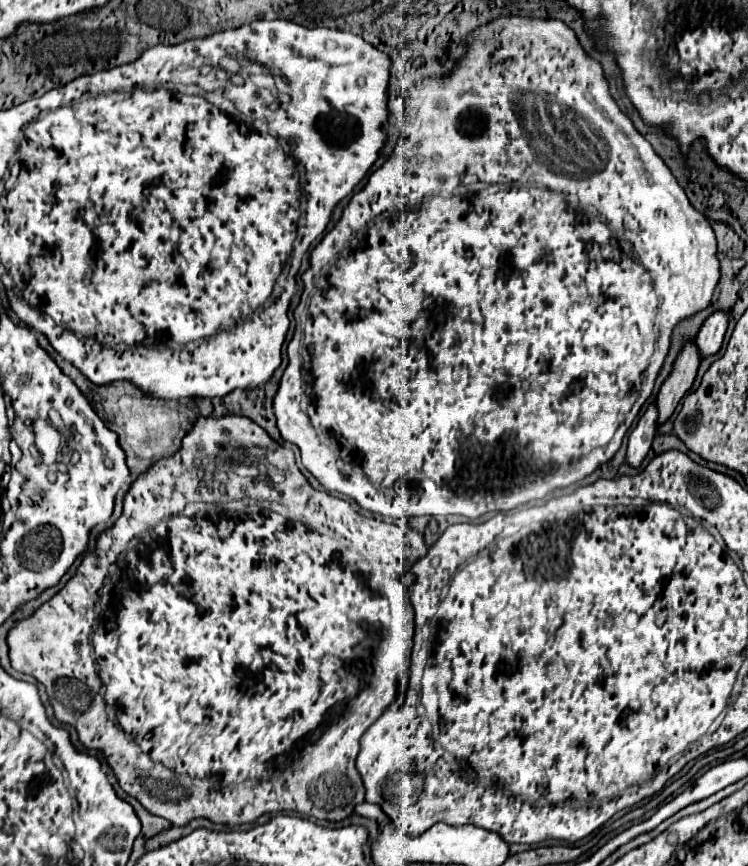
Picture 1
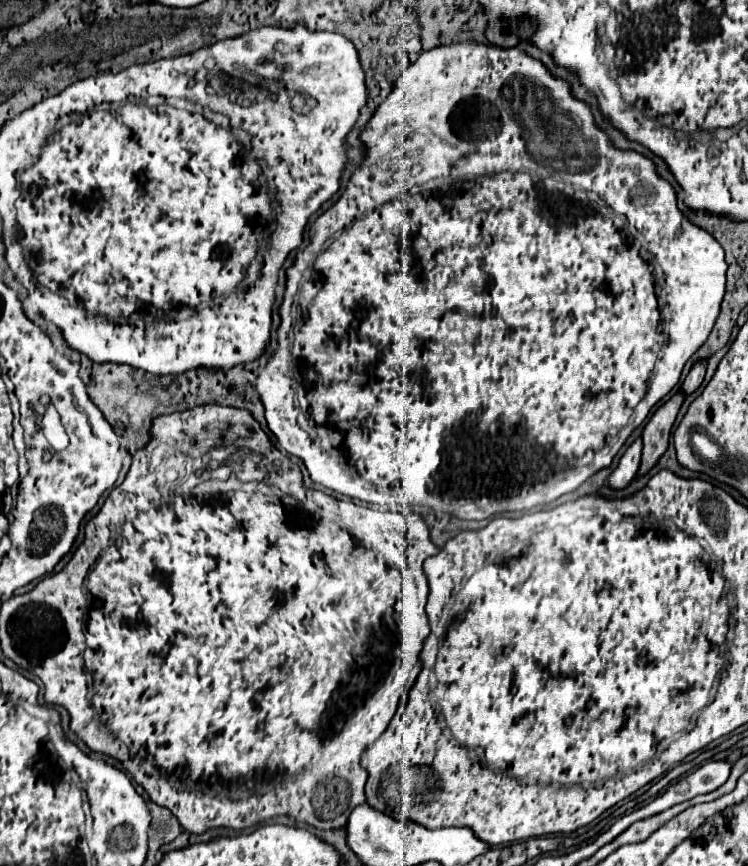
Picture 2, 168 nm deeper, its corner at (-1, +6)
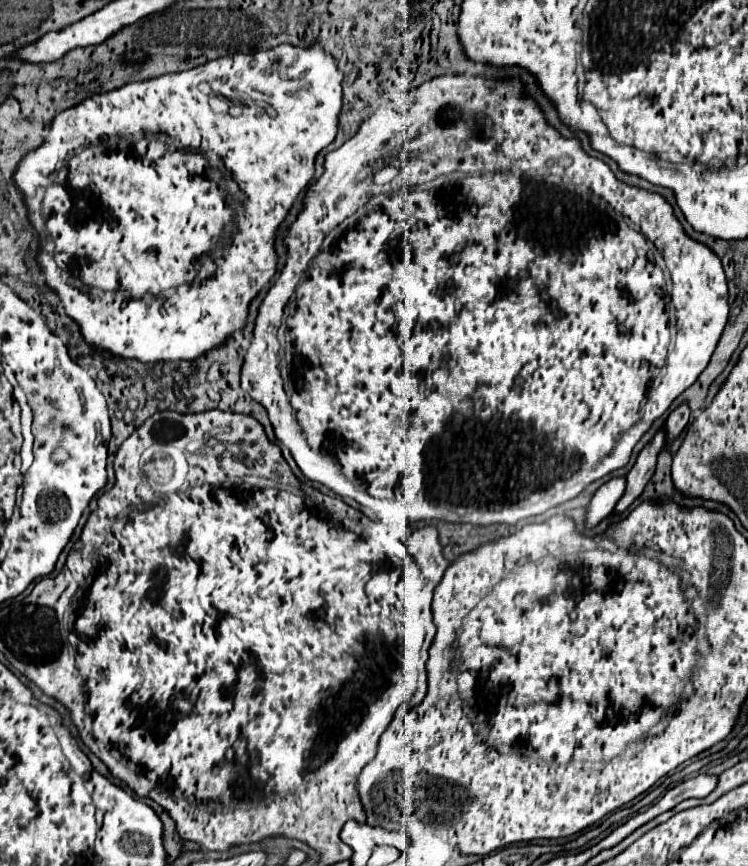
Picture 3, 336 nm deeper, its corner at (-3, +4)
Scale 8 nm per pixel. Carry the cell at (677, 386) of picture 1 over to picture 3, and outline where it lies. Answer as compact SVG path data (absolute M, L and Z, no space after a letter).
M657 432L653 442L649 446L643 448L643 452L639 454L635 466L629 470L627 474L627 488L625 488L625 494L621 496L621 500L617 502L613 514L621 514L625 512L643 492L645 484L649 482L649 478L653 476L655 472L655 462L657 462L657 454L663 450L665 446L665 432Z

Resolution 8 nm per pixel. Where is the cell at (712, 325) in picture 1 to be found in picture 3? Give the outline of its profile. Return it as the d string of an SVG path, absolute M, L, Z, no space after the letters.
M679 406L669 414L665 424L665 446L669 446L683 432L687 422L689 422L689 406Z

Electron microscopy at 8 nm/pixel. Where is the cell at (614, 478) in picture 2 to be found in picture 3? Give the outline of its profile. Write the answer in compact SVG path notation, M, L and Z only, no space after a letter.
M613 478L609 480L605 486L601 486L591 504L587 506L587 514L585 514L585 528L593 528L597 526L605 516L609 516L617 504L617 500L621 498L621 494L625 492L625 478Z

